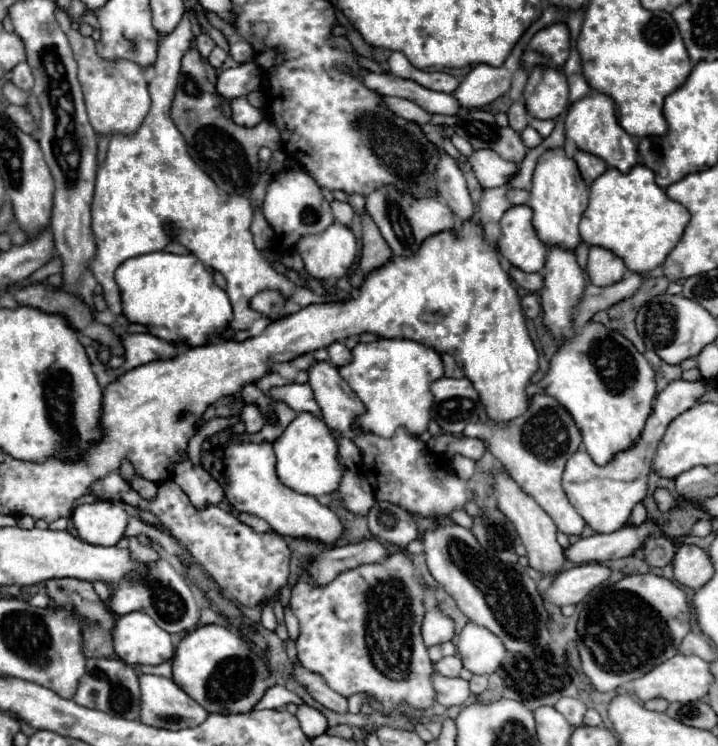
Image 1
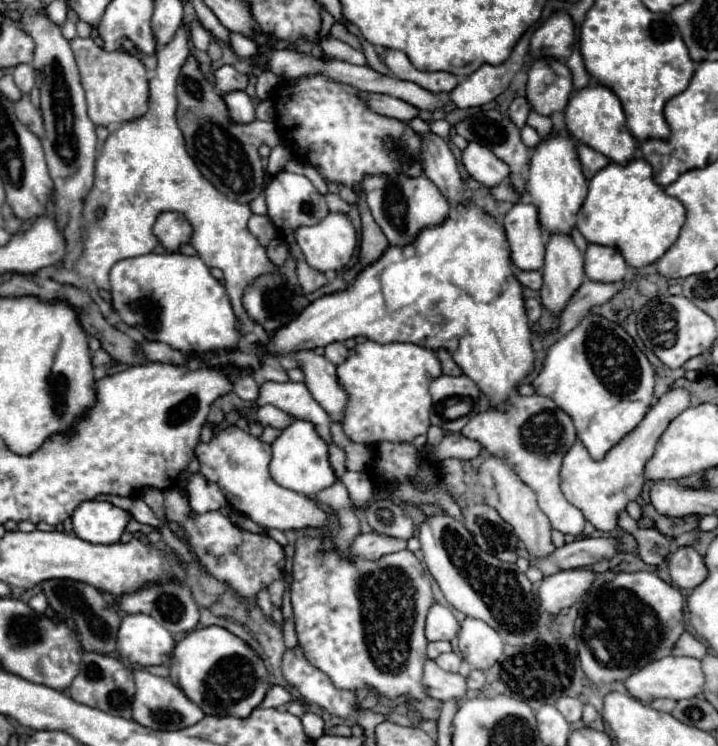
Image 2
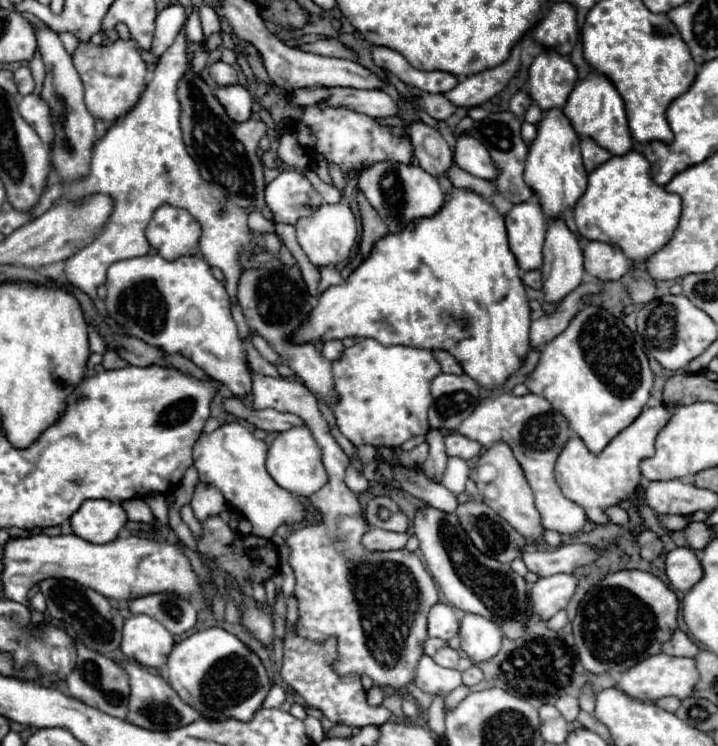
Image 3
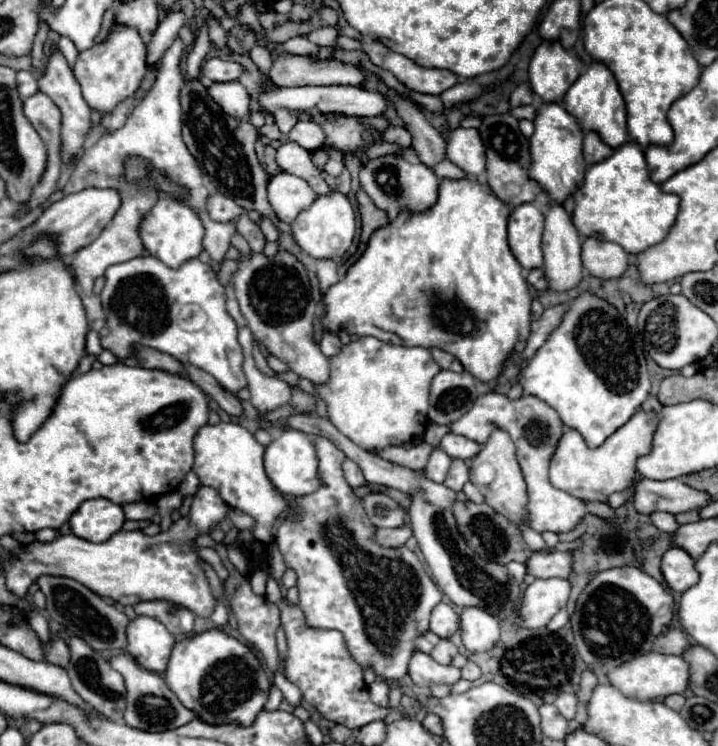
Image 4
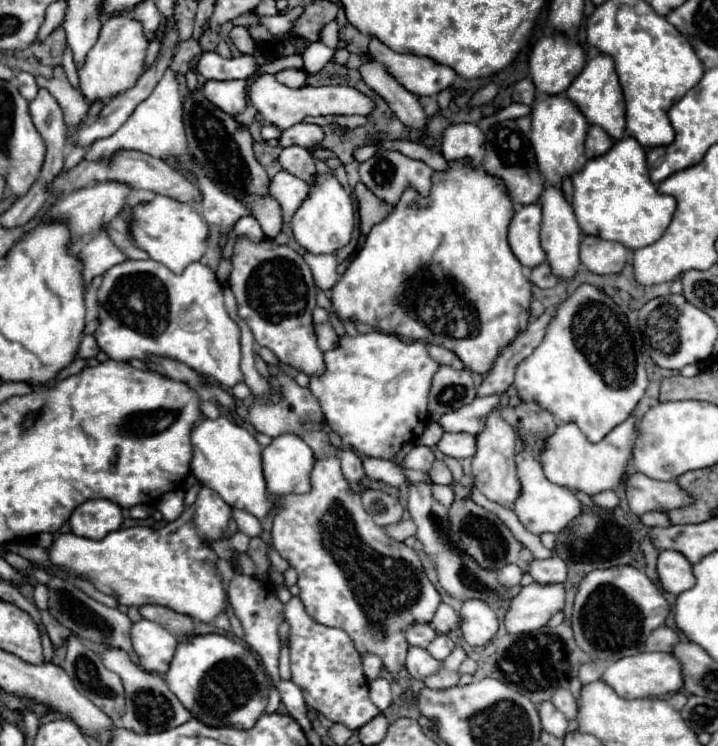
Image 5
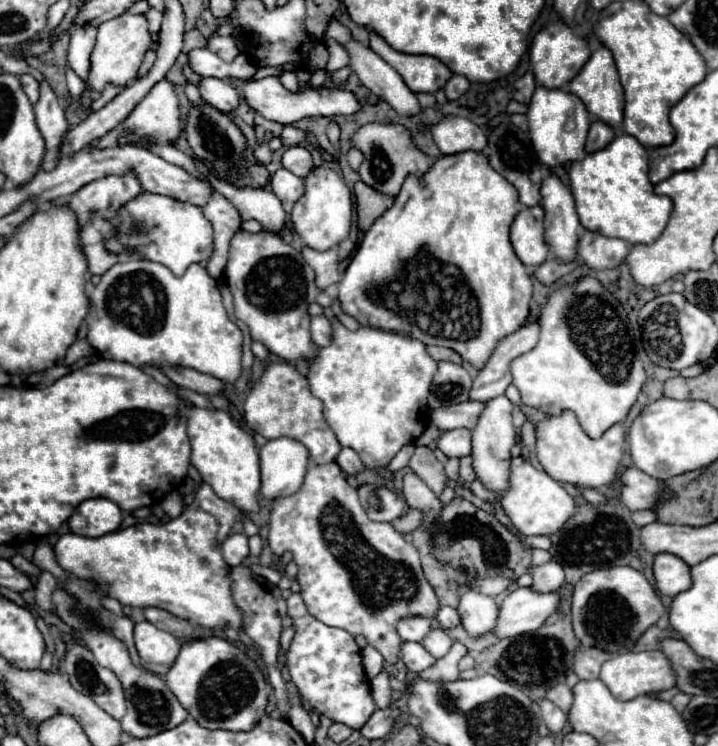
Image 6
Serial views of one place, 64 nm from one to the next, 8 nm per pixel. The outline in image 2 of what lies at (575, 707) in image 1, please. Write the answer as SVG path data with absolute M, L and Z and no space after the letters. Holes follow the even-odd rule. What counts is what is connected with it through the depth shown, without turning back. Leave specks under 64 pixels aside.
M560 698L556 702L556 708L562 712L562 716L568 722L580 722L582 720L582 708L584 708L584 704L578 698Z

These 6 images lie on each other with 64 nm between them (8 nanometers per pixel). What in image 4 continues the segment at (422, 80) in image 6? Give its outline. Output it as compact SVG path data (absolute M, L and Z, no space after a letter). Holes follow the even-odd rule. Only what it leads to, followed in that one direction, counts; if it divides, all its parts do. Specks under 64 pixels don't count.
M364 42L362 50L370 56L372 64L390 70L408 90L416 90L422 94L442 94L444 90L458 84L458 76L454 72L422 68L406 56L392 52L380 42Z

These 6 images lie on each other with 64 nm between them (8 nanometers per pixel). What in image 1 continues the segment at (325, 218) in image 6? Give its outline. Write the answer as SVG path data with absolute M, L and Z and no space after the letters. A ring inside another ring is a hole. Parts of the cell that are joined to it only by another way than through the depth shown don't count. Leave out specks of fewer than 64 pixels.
M334 222L324 234L304 236L298 242L308 276L324 280L340 280L348 274L356 260L356 238L350 228Z

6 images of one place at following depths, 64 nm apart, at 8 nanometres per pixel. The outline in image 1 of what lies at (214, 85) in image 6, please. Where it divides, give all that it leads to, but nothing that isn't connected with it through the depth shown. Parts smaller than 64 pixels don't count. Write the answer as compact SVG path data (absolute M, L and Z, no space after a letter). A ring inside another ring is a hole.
M246 98L232 100L232 118L238 126L254 128L258 122L264 120L264 114L260 108L254 108Z

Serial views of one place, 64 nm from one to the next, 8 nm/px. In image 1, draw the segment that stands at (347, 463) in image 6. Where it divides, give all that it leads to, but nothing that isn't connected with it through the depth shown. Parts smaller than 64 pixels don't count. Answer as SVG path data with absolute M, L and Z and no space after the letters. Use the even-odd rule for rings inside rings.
M346 470L338 492L342 496L342 504L346 506L346 510L350 510L356 516L366 516L376 502L370 484L356 470Z

